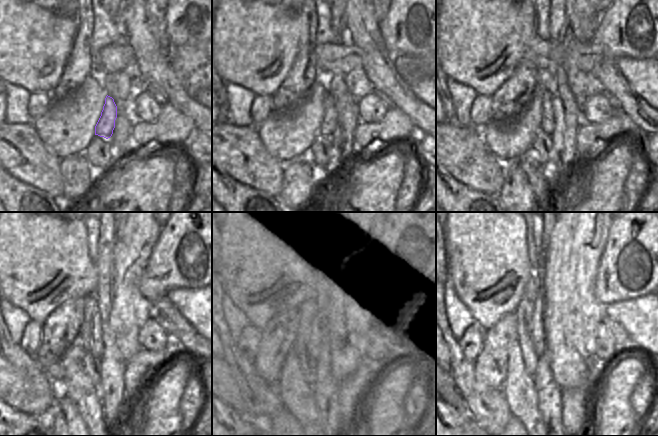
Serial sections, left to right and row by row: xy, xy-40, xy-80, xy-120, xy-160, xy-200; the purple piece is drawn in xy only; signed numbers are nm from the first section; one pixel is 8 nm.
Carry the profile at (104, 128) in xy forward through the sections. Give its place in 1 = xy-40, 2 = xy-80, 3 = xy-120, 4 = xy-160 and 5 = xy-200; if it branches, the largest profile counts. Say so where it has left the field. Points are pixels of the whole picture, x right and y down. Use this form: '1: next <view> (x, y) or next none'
1: next xy-40 (329, 122)
2: next xy-80 (547, 125)
3: next xy-120 (95, 346)
4: next xy-160 (313, 347)
5: next xy-200 (537, 333)

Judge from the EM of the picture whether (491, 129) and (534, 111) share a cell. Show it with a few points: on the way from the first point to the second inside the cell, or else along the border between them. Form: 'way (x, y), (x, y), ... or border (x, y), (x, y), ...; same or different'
way (502, 132), (513, 132), (523, 122); same

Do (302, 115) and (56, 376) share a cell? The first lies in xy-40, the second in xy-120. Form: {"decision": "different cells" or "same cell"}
{"decision": "same cell"}

